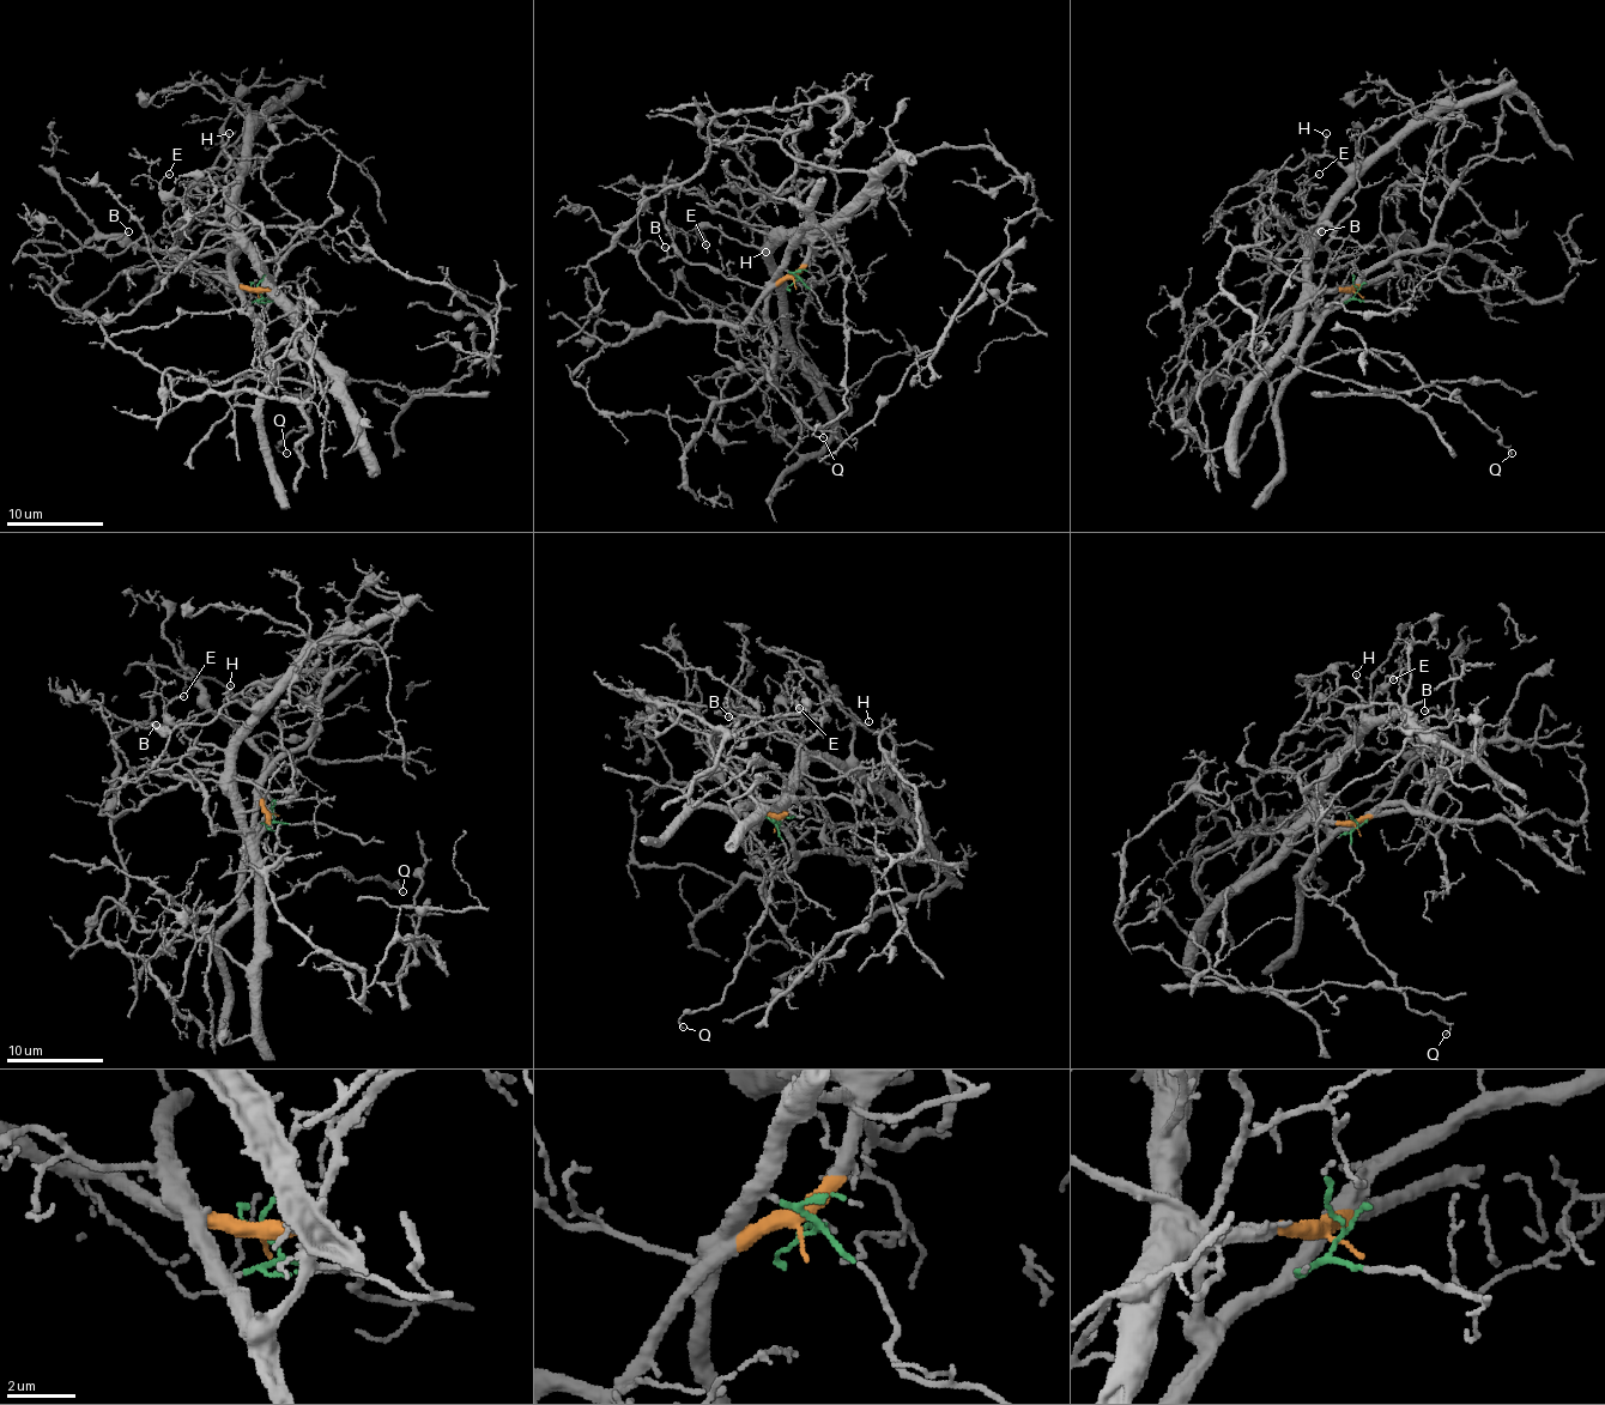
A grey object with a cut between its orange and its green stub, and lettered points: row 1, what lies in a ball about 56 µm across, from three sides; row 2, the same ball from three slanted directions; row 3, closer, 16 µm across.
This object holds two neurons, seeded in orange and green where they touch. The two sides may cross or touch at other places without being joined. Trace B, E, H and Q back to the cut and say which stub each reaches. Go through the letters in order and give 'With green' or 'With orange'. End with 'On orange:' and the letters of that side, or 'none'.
B: With orange
E: With orange
H: With orange
Q: With green
On orange: B, E, H

